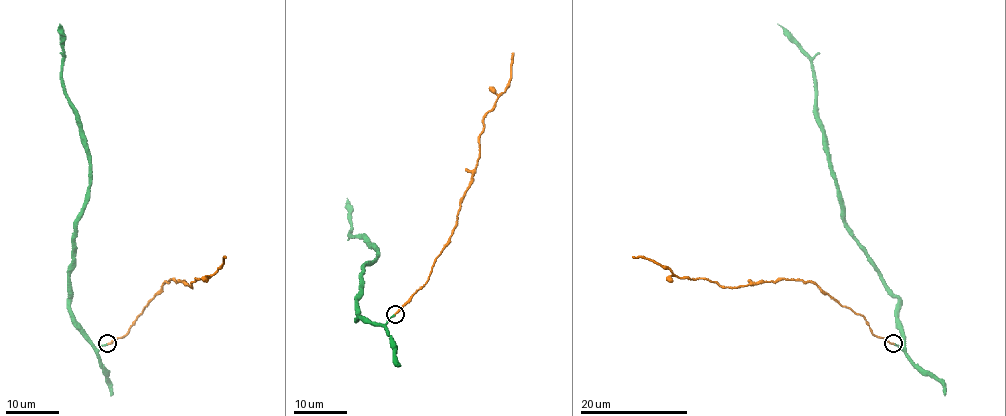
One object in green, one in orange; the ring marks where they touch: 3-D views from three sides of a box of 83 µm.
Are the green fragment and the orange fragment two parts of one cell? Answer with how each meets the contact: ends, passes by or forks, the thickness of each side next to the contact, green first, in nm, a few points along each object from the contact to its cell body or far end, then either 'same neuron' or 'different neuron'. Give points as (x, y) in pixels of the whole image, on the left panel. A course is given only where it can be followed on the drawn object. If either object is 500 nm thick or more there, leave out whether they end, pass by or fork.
green ends; orange ends; calibres 200 and 220 nm; course green (107, 344), (98, 349), (70, 308), (72, 235), (88, 186), (88, 154), (62, 77), (63, 29), (59, 24); course orange (107, 344), (123, 336), (166, 282), (181, 281), (191, 287), (195, 278), (209, 278), (226, 258); same neuron

